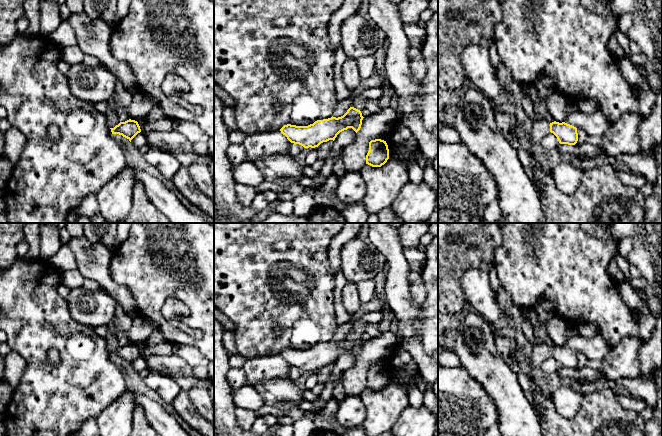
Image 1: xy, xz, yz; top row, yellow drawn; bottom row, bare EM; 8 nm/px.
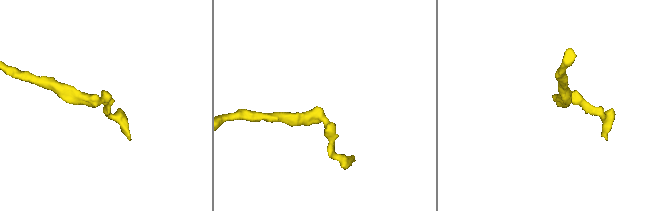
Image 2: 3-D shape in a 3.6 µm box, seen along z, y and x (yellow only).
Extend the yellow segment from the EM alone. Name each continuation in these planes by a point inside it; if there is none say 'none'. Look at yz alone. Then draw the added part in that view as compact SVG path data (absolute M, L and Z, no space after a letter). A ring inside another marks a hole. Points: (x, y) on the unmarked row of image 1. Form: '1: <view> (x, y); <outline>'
1: yz (541, 352); M541 343L533 347L533 352L530 355L530 362L532 367L539 367L539 365L550 357L550 347L545 343Z

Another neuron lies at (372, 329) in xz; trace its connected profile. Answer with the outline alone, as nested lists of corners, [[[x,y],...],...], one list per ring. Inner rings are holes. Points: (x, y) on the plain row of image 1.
[[[367,323],[365,332],[369,335],[370,338],[375,338],[380,336],[380,326],[376,323]]]

